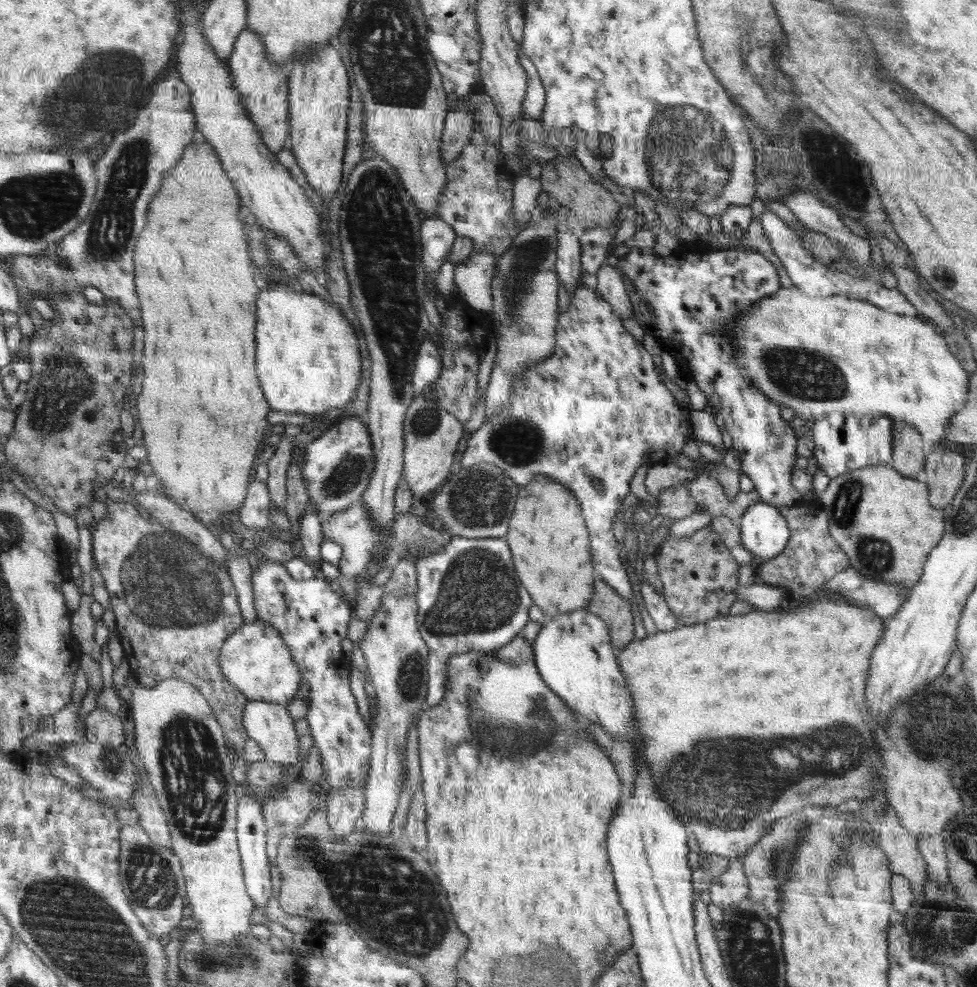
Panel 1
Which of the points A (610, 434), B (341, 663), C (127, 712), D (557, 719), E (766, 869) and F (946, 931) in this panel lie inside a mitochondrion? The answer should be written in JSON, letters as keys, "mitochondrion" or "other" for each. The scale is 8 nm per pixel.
{"A":"other","B":"other","C":"other","D":"mitochondrion","E":"mitochondrion","F":"mitochondrion"}

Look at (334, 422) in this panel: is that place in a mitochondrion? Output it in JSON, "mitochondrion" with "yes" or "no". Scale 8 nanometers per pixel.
{"mitochondrion":"no"}

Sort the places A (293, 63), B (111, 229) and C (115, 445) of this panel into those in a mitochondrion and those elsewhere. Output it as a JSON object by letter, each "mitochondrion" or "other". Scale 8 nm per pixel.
{"A":"other","B":"mitochondrion","C":"other"}

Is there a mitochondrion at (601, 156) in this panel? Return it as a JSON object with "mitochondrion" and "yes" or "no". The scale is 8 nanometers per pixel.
{"mitochondrion":"no"}

